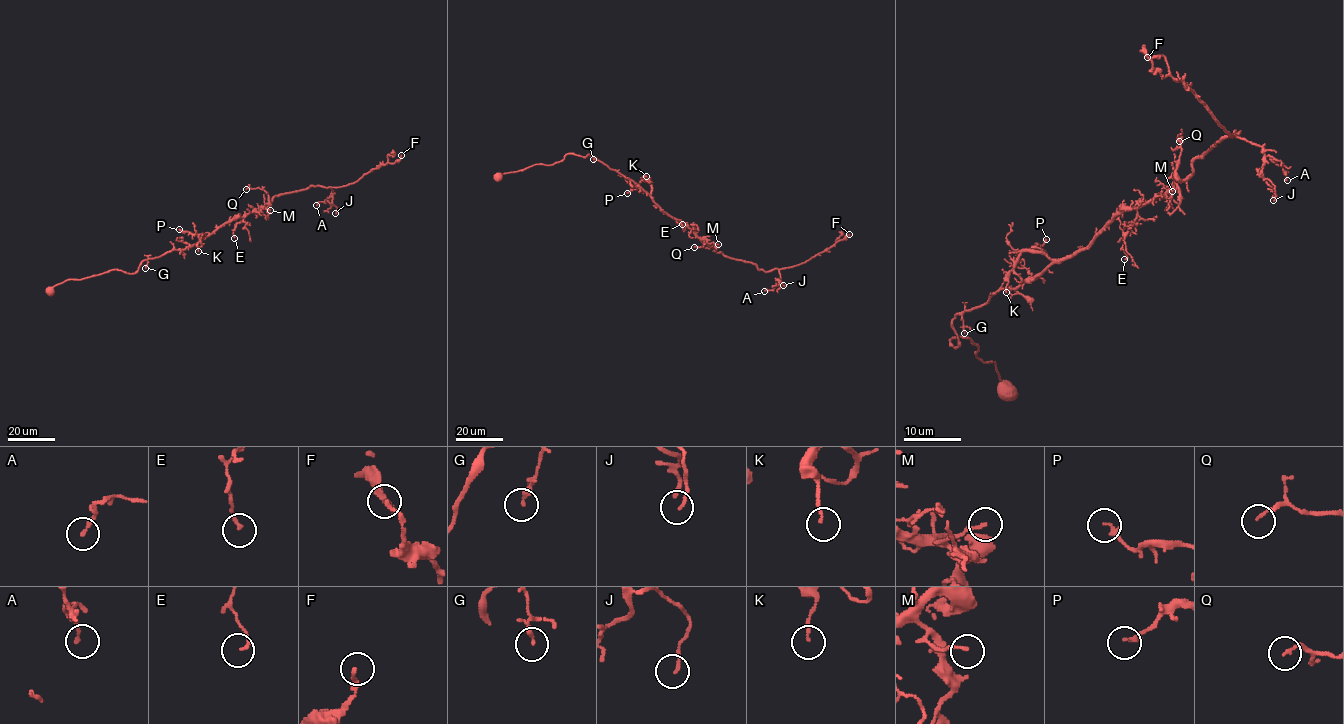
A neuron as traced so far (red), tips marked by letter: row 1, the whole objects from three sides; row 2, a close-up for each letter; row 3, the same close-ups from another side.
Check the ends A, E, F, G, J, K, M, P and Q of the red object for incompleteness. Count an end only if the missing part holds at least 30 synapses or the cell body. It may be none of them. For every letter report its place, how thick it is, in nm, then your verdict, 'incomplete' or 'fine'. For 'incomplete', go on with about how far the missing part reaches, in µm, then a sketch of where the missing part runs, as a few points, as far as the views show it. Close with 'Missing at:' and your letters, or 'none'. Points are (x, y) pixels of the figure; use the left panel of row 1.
A: (316, 205) | 180 nm | fine
E: (234, 238) | 140 nm | fine
F: (401, 155) | 150 nm | fine
G: (145, 268) | 200 nm | fine
J: (335, 213) | 120 nm | fine
K: (198, 251) | 120 nm | fine
M: (270, 210) | 130 nm | fine
P: (179, 229) | 200 nm | fine
Q: (246, 189) | 110 nm | fine
Missing at: none

